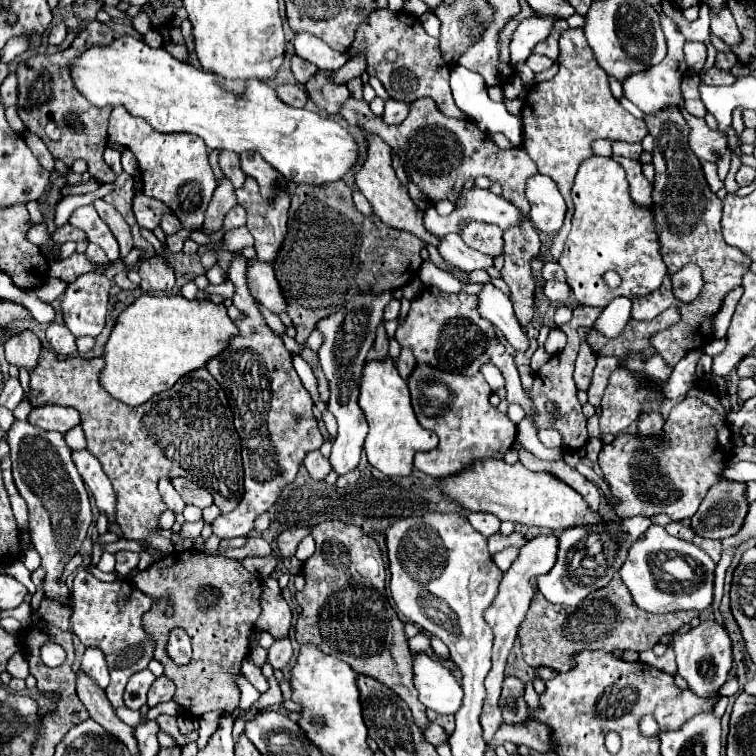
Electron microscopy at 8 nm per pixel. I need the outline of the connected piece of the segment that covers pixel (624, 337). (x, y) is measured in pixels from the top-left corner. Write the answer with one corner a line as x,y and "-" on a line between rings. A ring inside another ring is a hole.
676,307
666,309
664,313
660,313
658,317
654,317
652,321
636,321
630,319
624,327
624,331
620,333
620,337
616,339
608,339
604,337
600,331
596,331
594,327
588,333
588,345
592,347
592,351
600,357
600,355
616,355
620,357
620,365
624,367
624,359
630,351
644,351
646,355
654,355
654,349
650,347
650,337
652,333
658,333
660,329
668,329
672,325
672,321
680,321
680,311

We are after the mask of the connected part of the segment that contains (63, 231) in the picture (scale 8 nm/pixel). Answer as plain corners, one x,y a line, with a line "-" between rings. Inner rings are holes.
66,223
64,227
60,227
60,229
52,235
52,239
58,241
58,243
64,243
64,241
76,241
76,243
80,243
80,241
86,239
86,235
84,235
84,231
80,231
80,229
72,227
70,223

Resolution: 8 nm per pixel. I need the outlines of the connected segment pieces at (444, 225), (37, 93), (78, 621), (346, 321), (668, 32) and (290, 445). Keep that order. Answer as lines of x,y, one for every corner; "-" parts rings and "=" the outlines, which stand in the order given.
470,187
462,189
456,197
456,209
448,217
440,217
436,211
426,211
424,225
434,235
448,235
448,233
460,233
460,225
468,219
484,221
484,223
496,223
502,229
508,229
524,219
524,215
508,203
504,197
494,195
488,189
=
92,21
86,25
82,33
76,35
72,45
66,51
54,55
34,55
28,61
18,65
18,115
24,121
26,129
38,135
50,153
60,159
66,167
72,167
76,159
84,159
88,165
88,173
100,183
112,183
116,173
106,165
102,151
108,143
108,117
110,107
92,107
78,91
72,87
72,79
68,75
68,63
72,57
80,55
88,47
100,43
112,43
112,29
100,21
=
80,569
74,577
74,595
72,595
72,617
70,625
74,633
80,637
80,641
88,647
100,647
108,659
108,669
110,669
110,685
106,687
108,701
112,703
116,715
130,727
136,727
140,723
140,713
130,711
124,701
122,693
124,687
136,671
142,671
148,667
154,651
154,643
148,639
140,617
150,609
148,597
140,595
134,585
128,581
114,581
114,583
104,583
96,579
90,571
=
384,291
380,295
358,293
340,311
336,311
330,317
324,317
324,319
320,319
320,323
316,323
316,329
324,337
324,343
318,349
318,359
320,359
320,367
326,375
326,379
330,383
328,409
338,421
338,437
332,445
332,455
330,455
332,469
338,475
344,475
358,467
362,445
368,435
368,423
358,405
360,379
362,379
366,355
374,345
376,329
384,319
384,307
390,303
390,299
392,299
390,291
=
660,13
660,24
662,31
666,38
667,54
664,57
662,63
658,63
656,67
650,67
648,71
642,71
640,75
630,75
628,81
622,83
624,87
624,95
626,99
630,99
634,105
638,105
646,115
652,115
652,113
658,113
666,107
680,107
682,105
682,93
680,93
680,83
682,83
682,77
684,77
684,71
686,71
686,61
684,61
684,35
678,31
676,23
=
244,259
232,263
230,281
236,287
234,305
242,311
244,319
234,321
238,333
230,339
230,345
216,355
216,359
208,361
206,367
226,391
234,413
234,427
242,439
246,493
232,513
220,515
212,523
214,535
220,539
248,537
254,529
254,519
268,511
282,495
282,489
294,481
304,457
310,451
320,449
324,443
318,431
318,421
312,415
312,397
292,367
292,353
266,325
260,313
260,303
248,291

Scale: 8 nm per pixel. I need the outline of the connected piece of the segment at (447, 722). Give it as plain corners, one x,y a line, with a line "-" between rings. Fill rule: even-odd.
426,711
428,713
428,719
430,721
434,721
434,723
438,723
438,725
442,725
444,727
444,731
446,731
446,735
450,735
455,729
455,717
452,715
436,715
434,711

